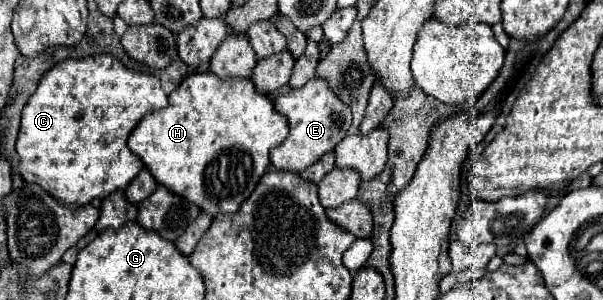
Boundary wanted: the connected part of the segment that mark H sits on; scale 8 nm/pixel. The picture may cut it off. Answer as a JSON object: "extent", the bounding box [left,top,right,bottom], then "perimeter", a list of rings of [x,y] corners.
{"extent":[128,73,288,217],"perimeter":[[[194,73],[194,75],[188,75],[188,77],[170,93],[168,105],[166,105],[164,109],[158,109],[158,111],[154,111],[154,113],[146,115],[146,117],[138,123],[138,127],[132,131],[132,135],[130,135],[130,139],[128,139],[128,147],[130,147],[130,151],[132,151],[136,157],[140,157],[140,161],[144,163],[144,167],[156,177],[156,183],[166,185],[166,189],[170,189],[172,193],[178,193],[178,195],[184,197],[186,201],[198,205],[200,211],[210,213],[212,217],[216,217],[218,213],[228,213],[228,215],[232,215],[232,213],[236,213],[236,211],[240,209],[240,205],[242,205],[242,203],[250,197],[250,193],[256,189],[256,185],[258,185],[258,181],[262,179],[262,175],[268,171],[268,167],[270,167],[270,149],[274,149],[276,145],[280,145],[280,141],[286,139],[286,135],[288,135],[288,121],[286,121],[286,117],[280,115],[280,113],[274,109],[272,101],[270,101],[266,95],[262,95],[262,93],[258,93],[258,91],[254,89],[254,85],[252,85],[250,79],[220,79],[220,77],[216,77],[214,73]]]}

